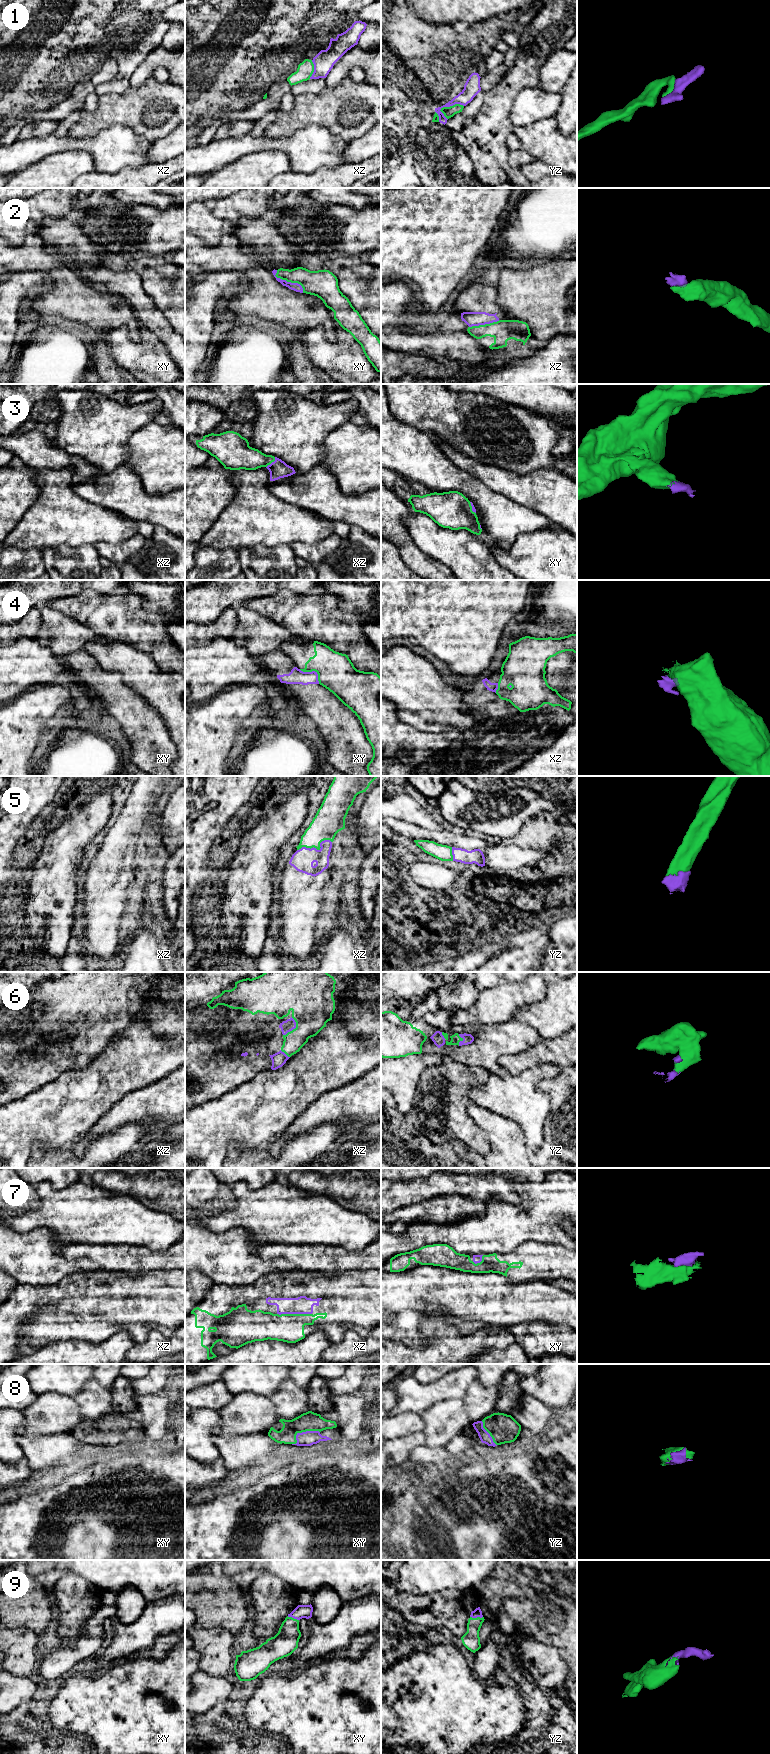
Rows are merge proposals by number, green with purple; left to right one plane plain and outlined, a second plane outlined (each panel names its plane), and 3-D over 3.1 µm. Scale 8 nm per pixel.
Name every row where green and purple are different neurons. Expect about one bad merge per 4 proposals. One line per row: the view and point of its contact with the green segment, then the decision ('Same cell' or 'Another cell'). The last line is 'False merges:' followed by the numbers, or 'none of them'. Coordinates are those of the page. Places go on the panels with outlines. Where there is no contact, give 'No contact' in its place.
1: Touches green at yz (451, 106). Another cell
2: Touches green at xy (289, 281). Another cell
3: Touches green at xz (271, 462). Same cell
4: Touches green at xy (313, 670). Another cell
5: Touches green at xz (316, 848). Same cell
6: Touches green at xz (295, 1028). Same cell
7: Touches green at xz (294, 1314). Same cell
8: Touches green at xy (302, 1431). Same cell
9: Touches green at yz (477, 1617). Same cell
False merges: 1, 2, 4

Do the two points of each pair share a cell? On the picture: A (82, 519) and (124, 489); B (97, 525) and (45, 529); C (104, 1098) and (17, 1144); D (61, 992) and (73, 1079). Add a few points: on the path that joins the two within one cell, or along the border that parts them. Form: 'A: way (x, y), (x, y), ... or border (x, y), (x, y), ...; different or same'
A: border (79, 495), (91, 502), (116, 509), (122, 513); different
B: way (84, 525), (58, 525); same
C: way (82, 1098), (56, 1115), (46, 1116), (39, 1122); same
D: border (68, 1070), (52, 1081), (47, 1082); different

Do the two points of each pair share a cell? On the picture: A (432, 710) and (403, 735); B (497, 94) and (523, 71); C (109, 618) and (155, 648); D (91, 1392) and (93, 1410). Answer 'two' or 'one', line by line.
A: two
B: one
C: one
D: one

